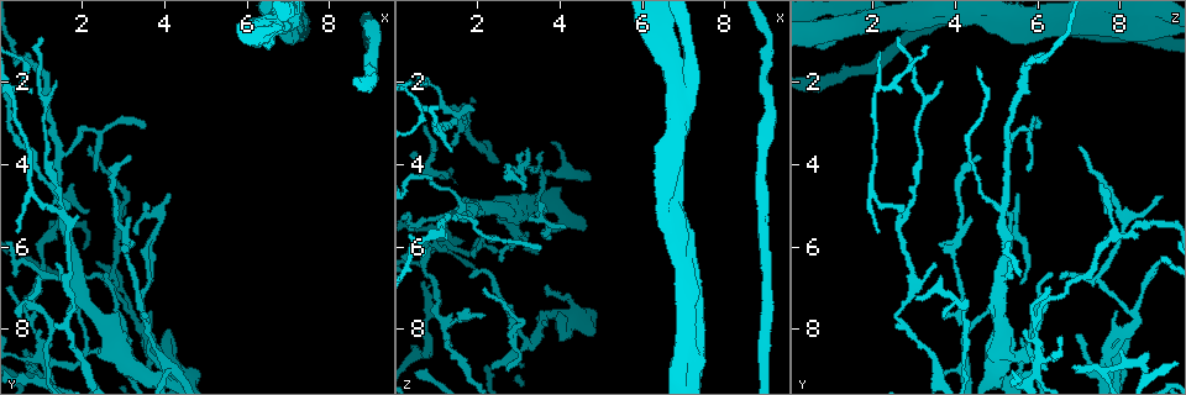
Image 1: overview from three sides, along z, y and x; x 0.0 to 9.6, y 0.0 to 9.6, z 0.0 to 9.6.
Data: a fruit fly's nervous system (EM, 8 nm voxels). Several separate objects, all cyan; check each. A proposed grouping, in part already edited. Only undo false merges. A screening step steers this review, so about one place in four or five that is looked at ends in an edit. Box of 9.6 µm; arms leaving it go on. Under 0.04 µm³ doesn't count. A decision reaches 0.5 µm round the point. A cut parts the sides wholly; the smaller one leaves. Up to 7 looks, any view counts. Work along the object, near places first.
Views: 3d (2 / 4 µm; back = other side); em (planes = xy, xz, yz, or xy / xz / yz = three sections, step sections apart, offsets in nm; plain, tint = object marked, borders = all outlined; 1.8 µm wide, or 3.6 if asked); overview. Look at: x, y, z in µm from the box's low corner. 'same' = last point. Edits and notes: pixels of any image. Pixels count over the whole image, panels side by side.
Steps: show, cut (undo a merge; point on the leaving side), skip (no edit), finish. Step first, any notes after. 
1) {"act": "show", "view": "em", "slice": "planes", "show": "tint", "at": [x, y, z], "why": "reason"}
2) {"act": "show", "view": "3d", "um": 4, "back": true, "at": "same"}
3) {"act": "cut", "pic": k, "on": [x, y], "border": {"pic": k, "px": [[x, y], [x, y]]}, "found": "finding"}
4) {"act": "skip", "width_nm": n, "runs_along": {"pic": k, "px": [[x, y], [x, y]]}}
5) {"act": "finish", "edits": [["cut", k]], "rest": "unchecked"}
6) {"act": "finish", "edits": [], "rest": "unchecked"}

{"act": "show", "view": "em", "slice": "planes", "show": "tint", "at": [0.90, 8.70, 6.05], "why": "four arms meet"}

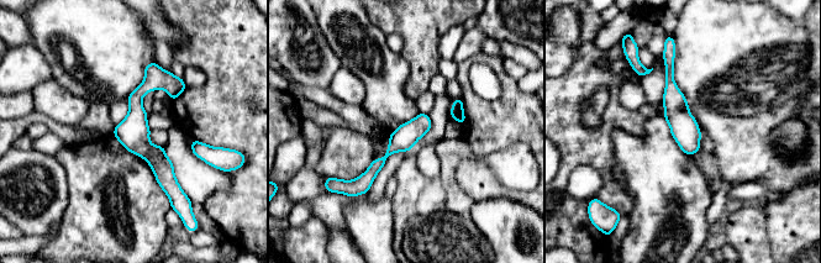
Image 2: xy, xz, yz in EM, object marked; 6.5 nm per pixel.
{"act": "skip", "runs_along": {"pic": 2, "px": [[151, 66], [136, 140], [177, 190]]}, "found": "continuous, no second cell"}

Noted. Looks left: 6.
{"act": "show", "view": "em", "slice": "planes", "show": "plain", "at": [1.55, 5.35, 2.75], "why": "three arms meet"}

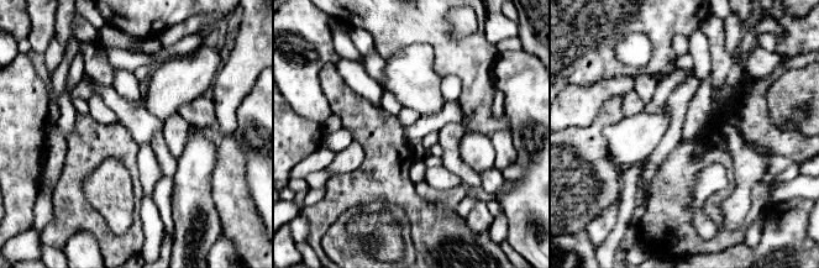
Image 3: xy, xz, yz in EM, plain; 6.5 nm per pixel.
{"act": "show", "view": "em", "slice": "planes", "show": "tint", "at": "same"}

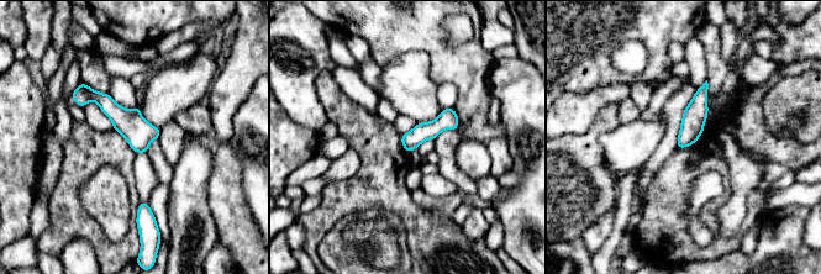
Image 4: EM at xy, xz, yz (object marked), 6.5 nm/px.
{"act": "skip", "runs_along": {"pic": 4, "px": [[82, 87], [140, 133], [156, 135]]}, "found": "all the same cell"}

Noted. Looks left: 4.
{"act": "show", "view": "em", "um": 3.6, "slice": "yz", "step": 16, "show": "tint", "at": [1.50, 5.15, 5.20], "why": "side arm on a straight run"}

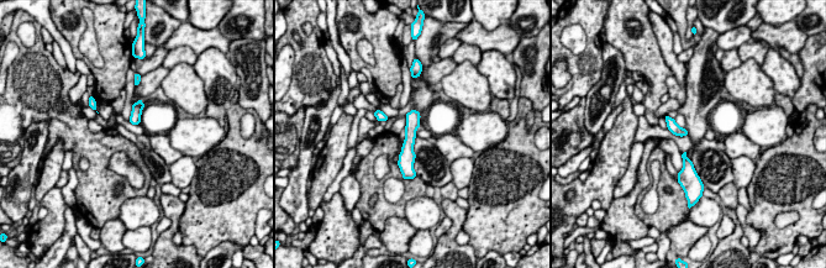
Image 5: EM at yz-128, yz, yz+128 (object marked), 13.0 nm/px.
{"act": "skip", "runs_along": {"pic": 5, "px": [[415, 114], [408, 145], [411, 173]]}, "found": "all the same cell"}

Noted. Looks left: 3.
{"act": "finish", "edits": [], "rest": "unchecked"}

